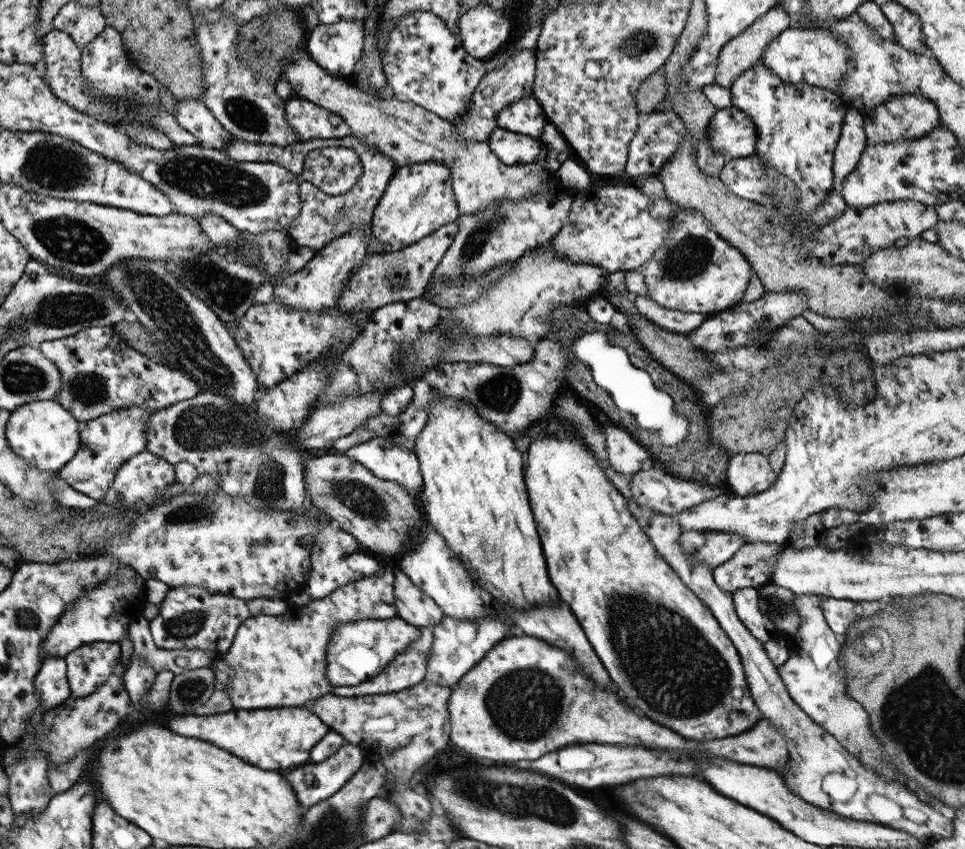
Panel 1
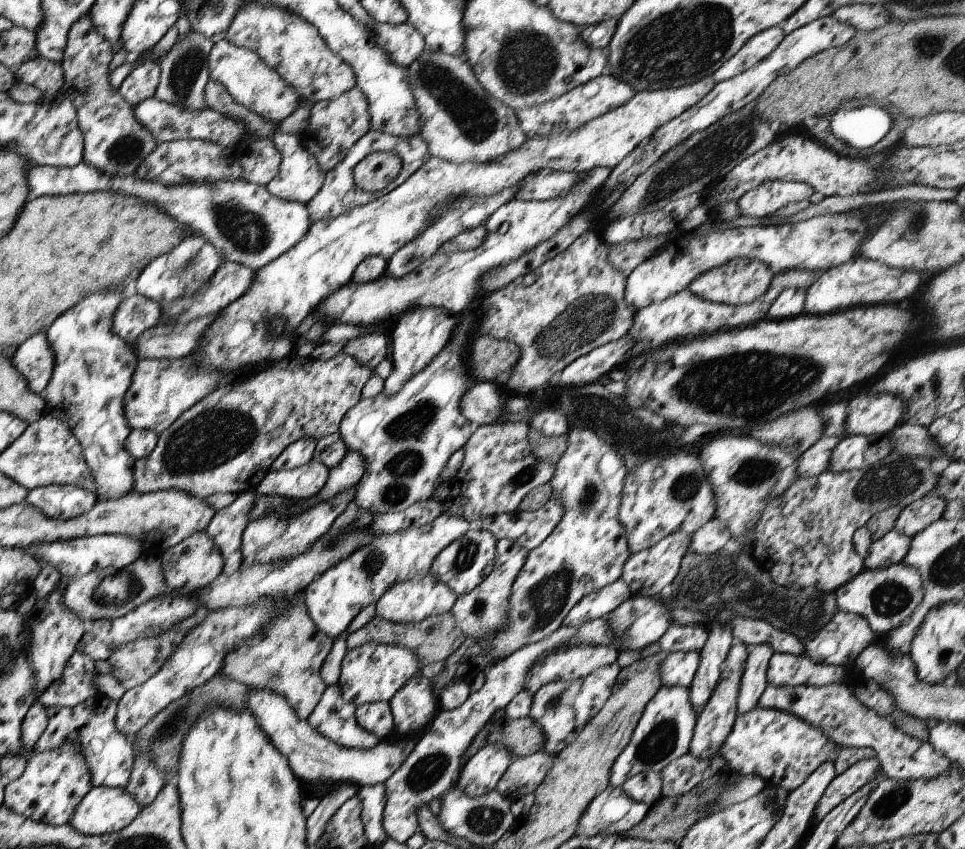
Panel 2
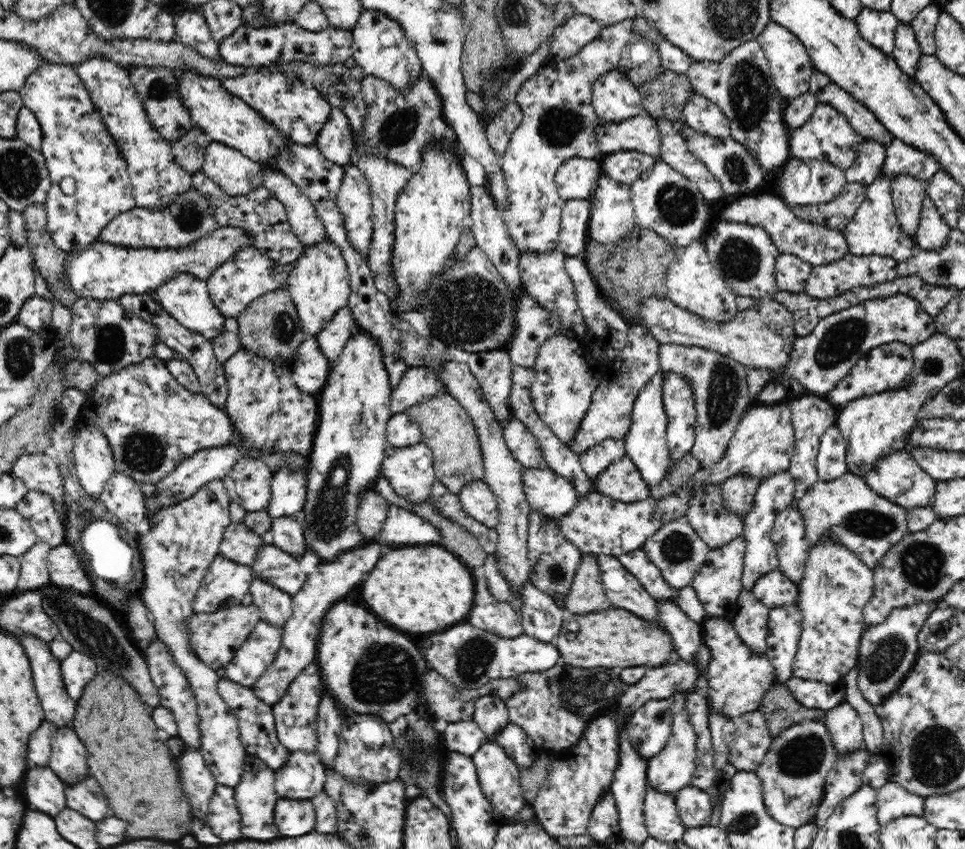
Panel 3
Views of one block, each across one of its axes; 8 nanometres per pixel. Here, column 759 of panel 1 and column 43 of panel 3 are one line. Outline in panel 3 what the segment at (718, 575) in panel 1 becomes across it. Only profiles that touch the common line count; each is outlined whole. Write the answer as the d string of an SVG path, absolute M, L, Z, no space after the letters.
M36 541L24 554L21 554L16 593L39 590L50 584L46 562L50 549L51 546L45 542Z

